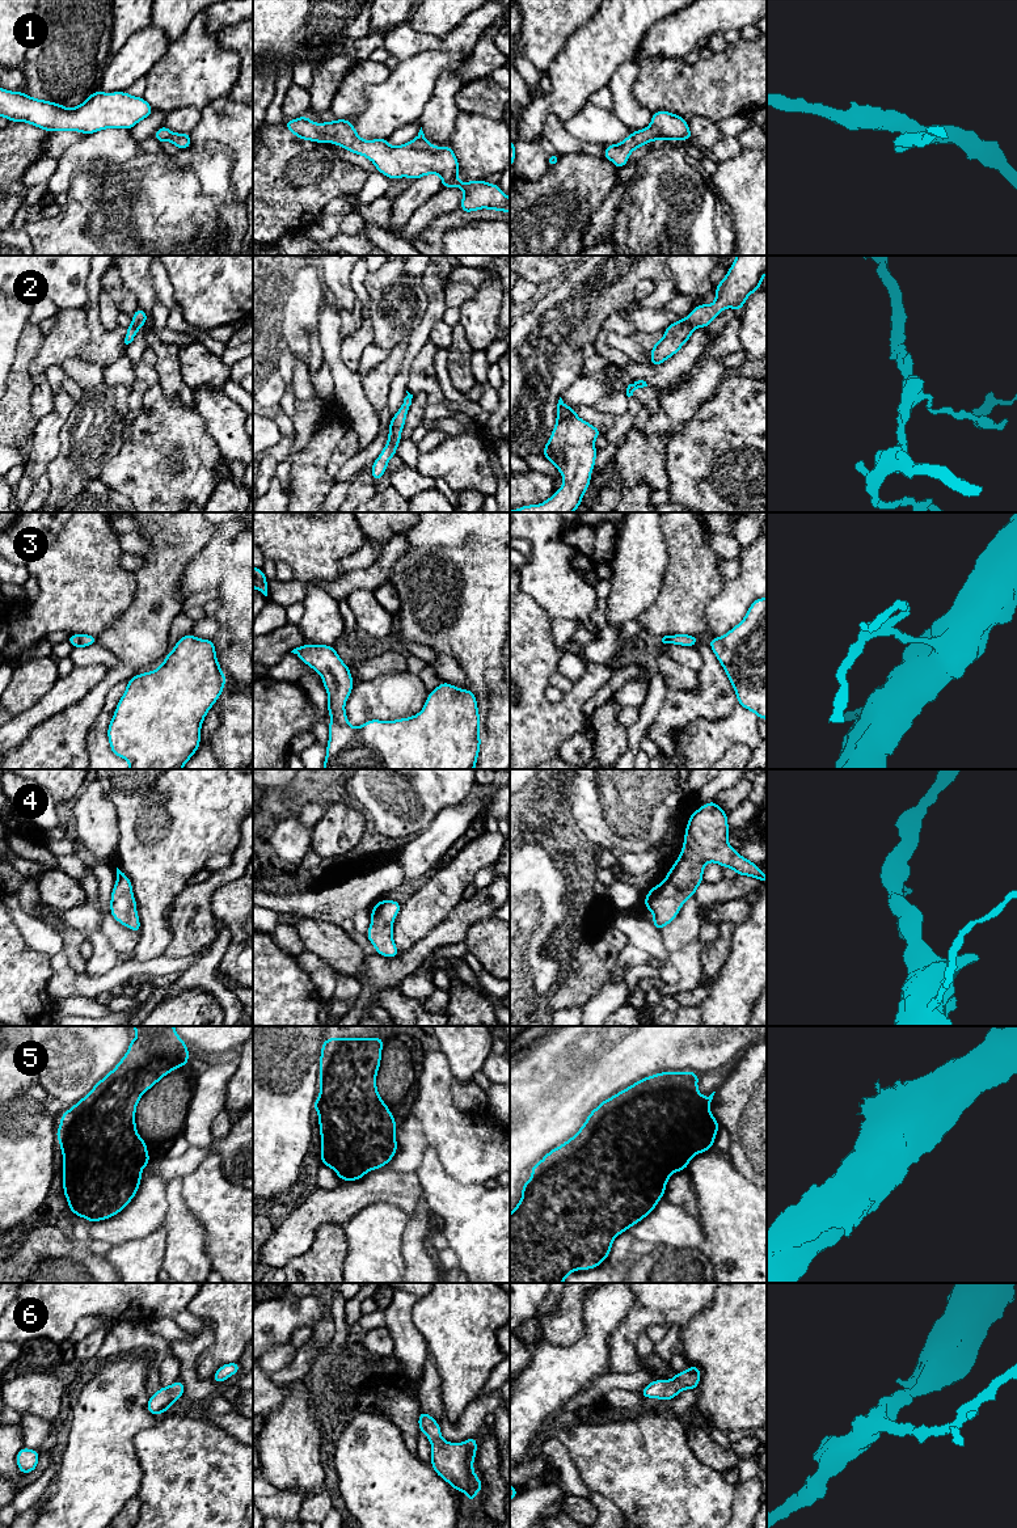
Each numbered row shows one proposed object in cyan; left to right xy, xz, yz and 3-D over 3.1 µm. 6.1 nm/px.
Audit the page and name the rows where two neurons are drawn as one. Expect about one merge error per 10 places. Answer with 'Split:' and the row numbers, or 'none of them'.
Split: none of them

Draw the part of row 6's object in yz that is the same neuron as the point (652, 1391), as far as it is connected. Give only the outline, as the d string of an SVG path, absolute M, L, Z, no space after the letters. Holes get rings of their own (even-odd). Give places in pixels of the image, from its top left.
M689 1366L687 1371L675 1373L672 1380L654 1380L647 1384L641 1394L643 1398L658 1398L670 1401L681 1390L696 1390L701 1380L701 1369L696 1366Z

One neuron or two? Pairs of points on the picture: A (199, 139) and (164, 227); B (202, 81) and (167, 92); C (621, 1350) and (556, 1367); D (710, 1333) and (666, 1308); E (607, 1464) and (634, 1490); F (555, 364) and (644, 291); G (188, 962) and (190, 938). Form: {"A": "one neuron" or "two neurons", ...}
{"A": "two neurons", "B": "one neuron", "C": "two neurons", "D": "two neurons", "E": "one neuron", "F": "two neurons", "G": "two neurons"}

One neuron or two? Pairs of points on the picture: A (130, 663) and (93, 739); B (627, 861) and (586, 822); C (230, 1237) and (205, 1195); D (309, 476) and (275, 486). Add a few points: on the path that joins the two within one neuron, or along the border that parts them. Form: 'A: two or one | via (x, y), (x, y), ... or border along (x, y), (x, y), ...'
A: two | border along (127, 679), (117, 683), (109, 691), (102, 706)
B: two | border along (654, 848), (646, 852), (624, 853)
C: one | via (230, 1227), (230, 1220), (215, 1206)
D: two | border along (287, 493), (290, 498)

